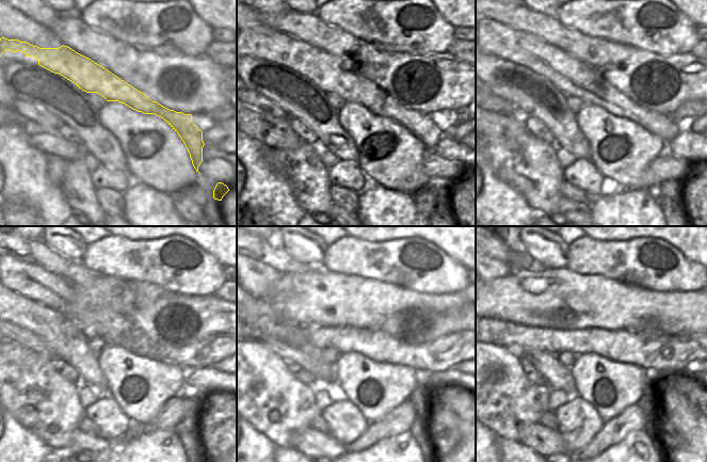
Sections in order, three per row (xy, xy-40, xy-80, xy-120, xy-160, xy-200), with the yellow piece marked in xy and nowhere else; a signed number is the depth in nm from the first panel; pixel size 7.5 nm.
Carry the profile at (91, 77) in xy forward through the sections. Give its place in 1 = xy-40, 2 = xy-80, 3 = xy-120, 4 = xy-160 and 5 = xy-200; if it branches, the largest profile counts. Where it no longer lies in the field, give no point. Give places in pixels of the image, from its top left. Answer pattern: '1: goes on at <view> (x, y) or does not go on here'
1: goes on at xy-40 (328, 73)
2: goes on at xy-80 (572, 77)
3: goes on at xy-120 (48, 288)
4: goes on at xy-160 (259, 280)
5: goes on at xy-200 (497, 269)

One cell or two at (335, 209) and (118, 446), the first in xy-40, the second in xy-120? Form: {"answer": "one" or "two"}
{"answer": "two"}

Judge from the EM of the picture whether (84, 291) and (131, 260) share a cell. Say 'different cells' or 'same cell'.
different cells

